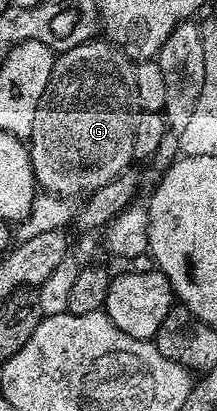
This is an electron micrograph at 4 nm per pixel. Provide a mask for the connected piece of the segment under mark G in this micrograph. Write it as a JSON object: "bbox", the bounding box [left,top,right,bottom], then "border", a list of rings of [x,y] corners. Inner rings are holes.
{"bbox":[27,40,139,200],"border":[[[103,40],[97,41],[70,45],[66,54],[56,55],[47,88],[37,99],[35,124],[27,139],[38,187],[46,195],[56,195],[64,200],[74,200],[80,194],[93,194],[105,184],[111,184],[135,162],[133,149],[139,107],[130,71],[125,71],[131,62],[115,46]]]}

